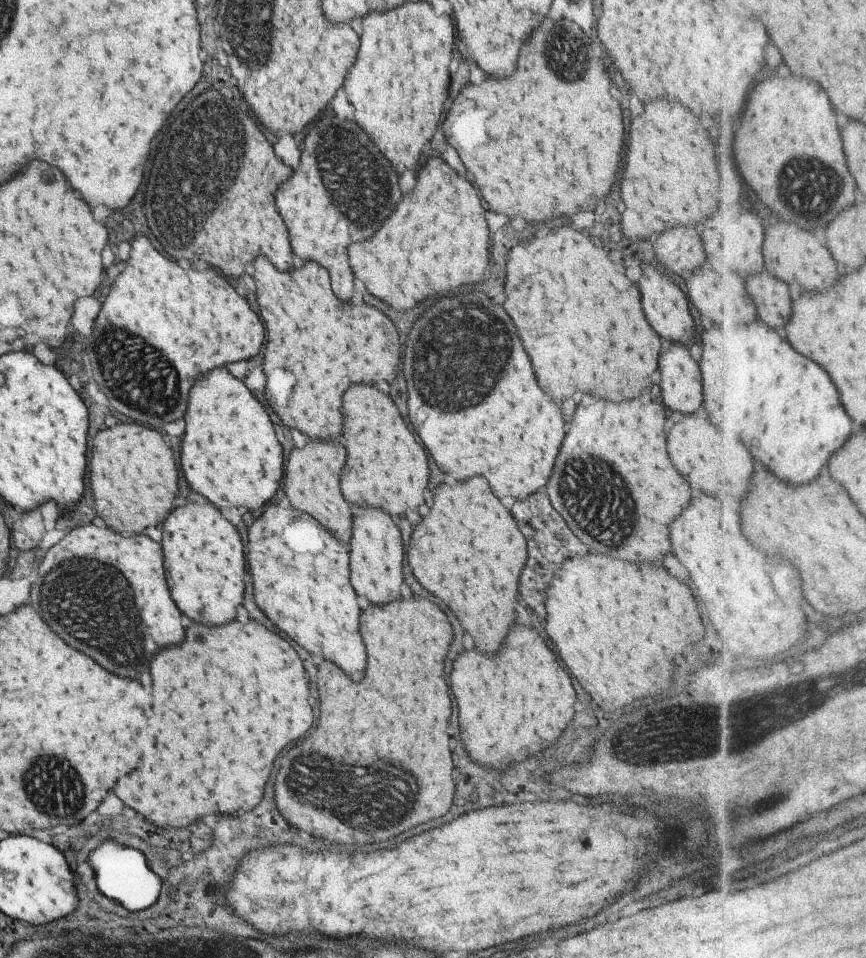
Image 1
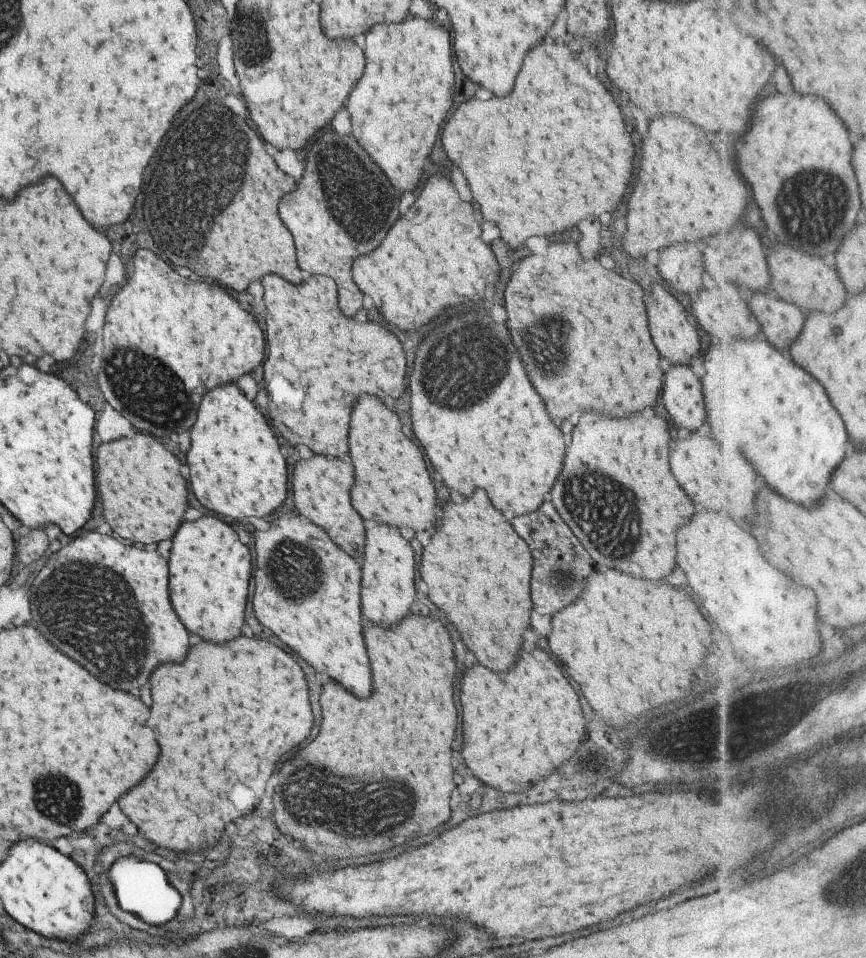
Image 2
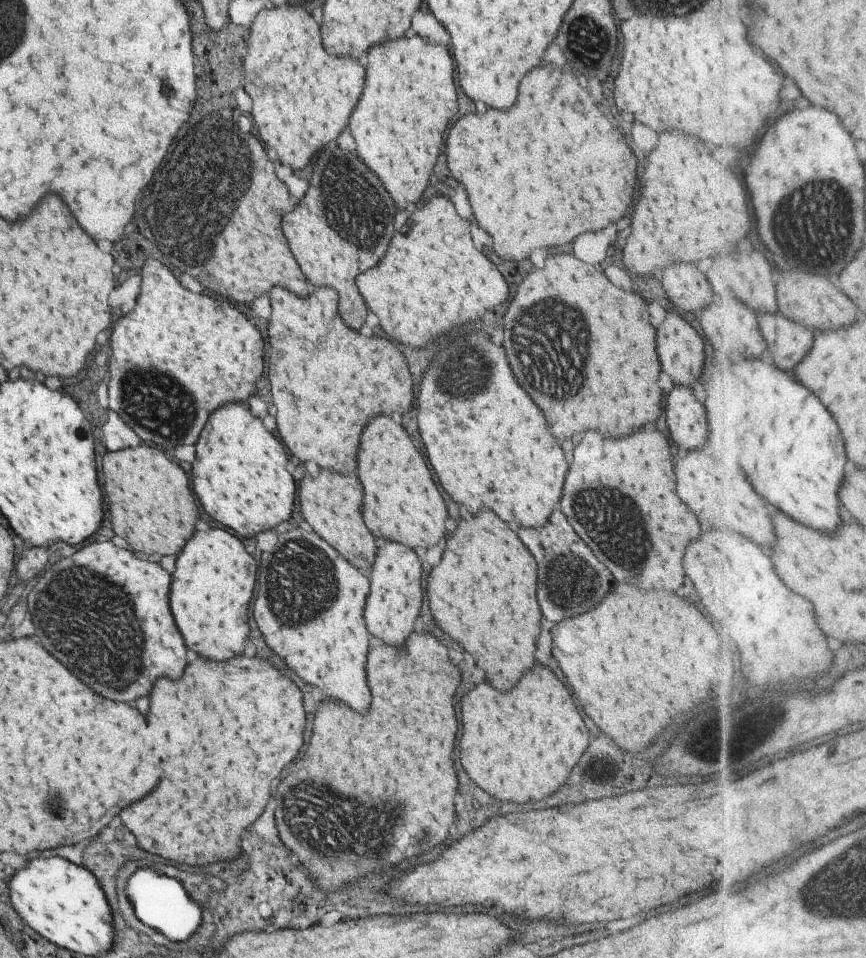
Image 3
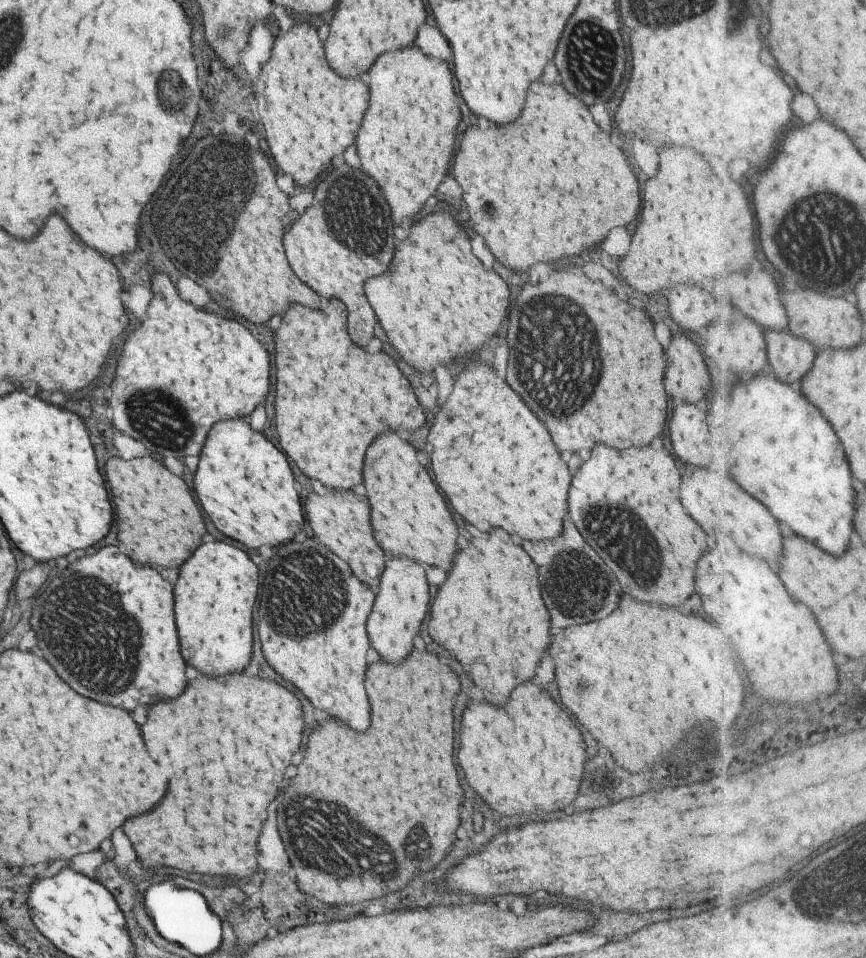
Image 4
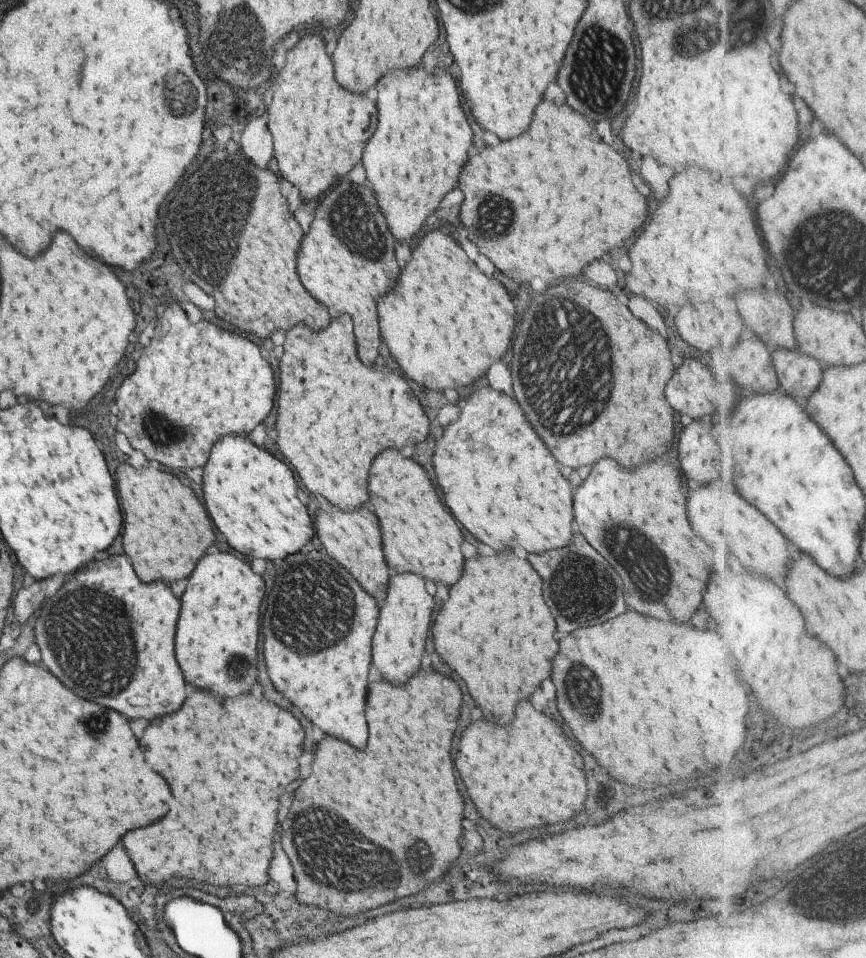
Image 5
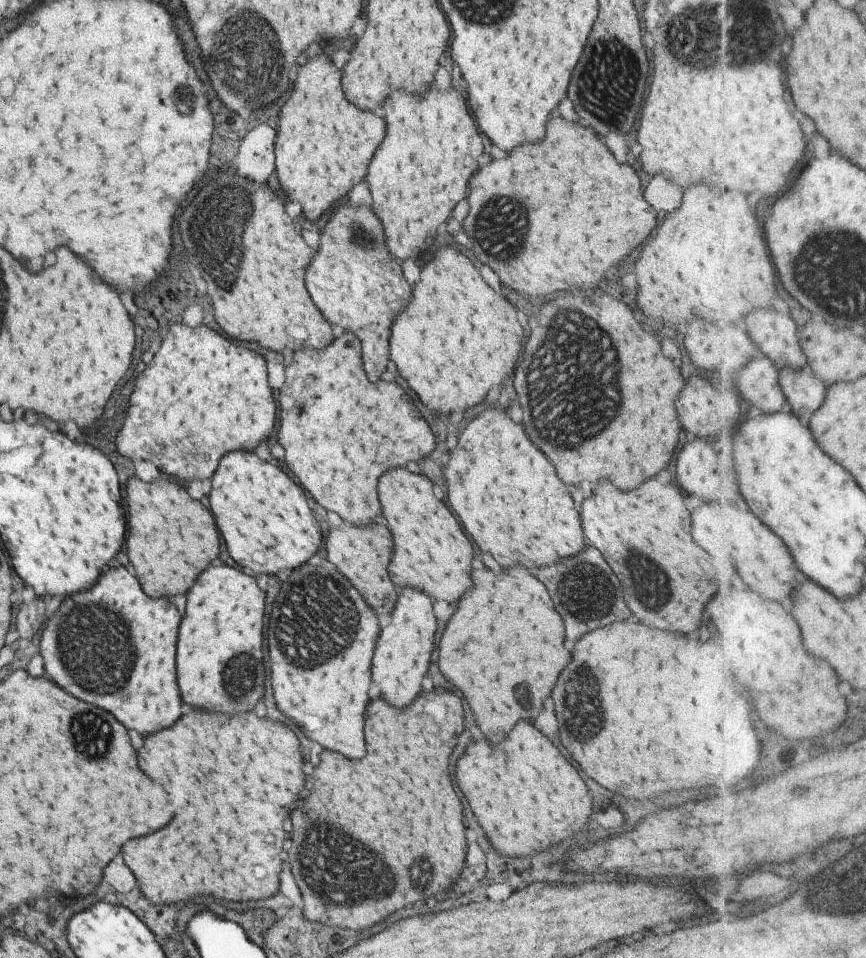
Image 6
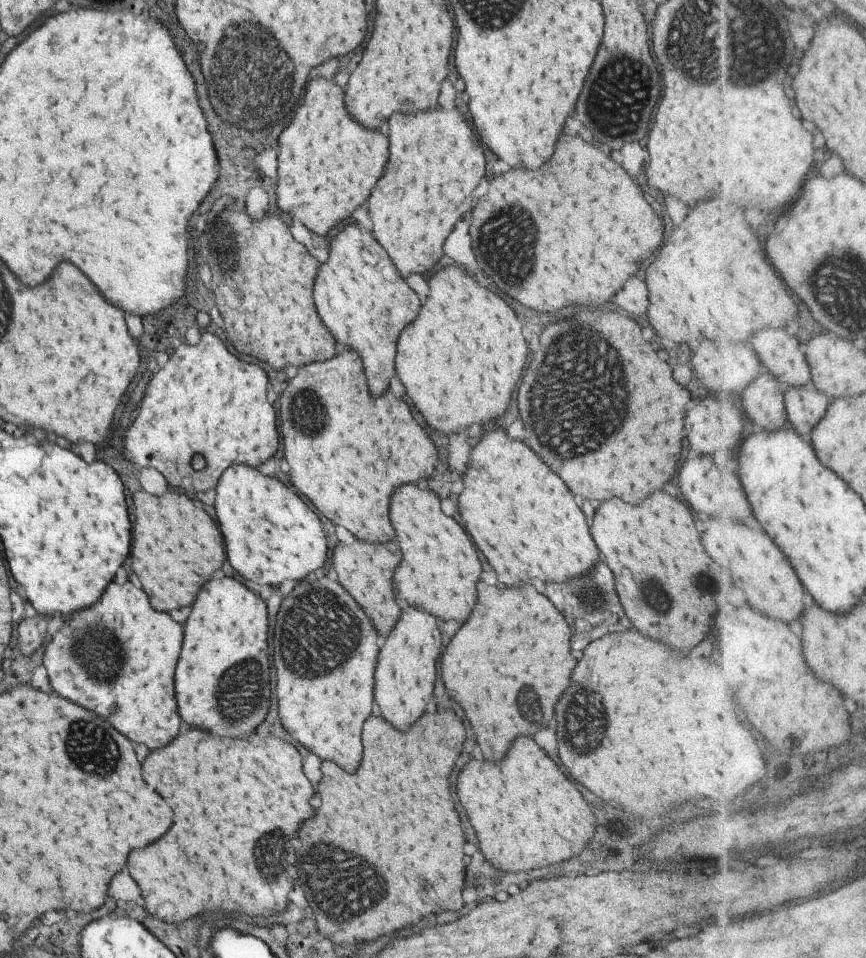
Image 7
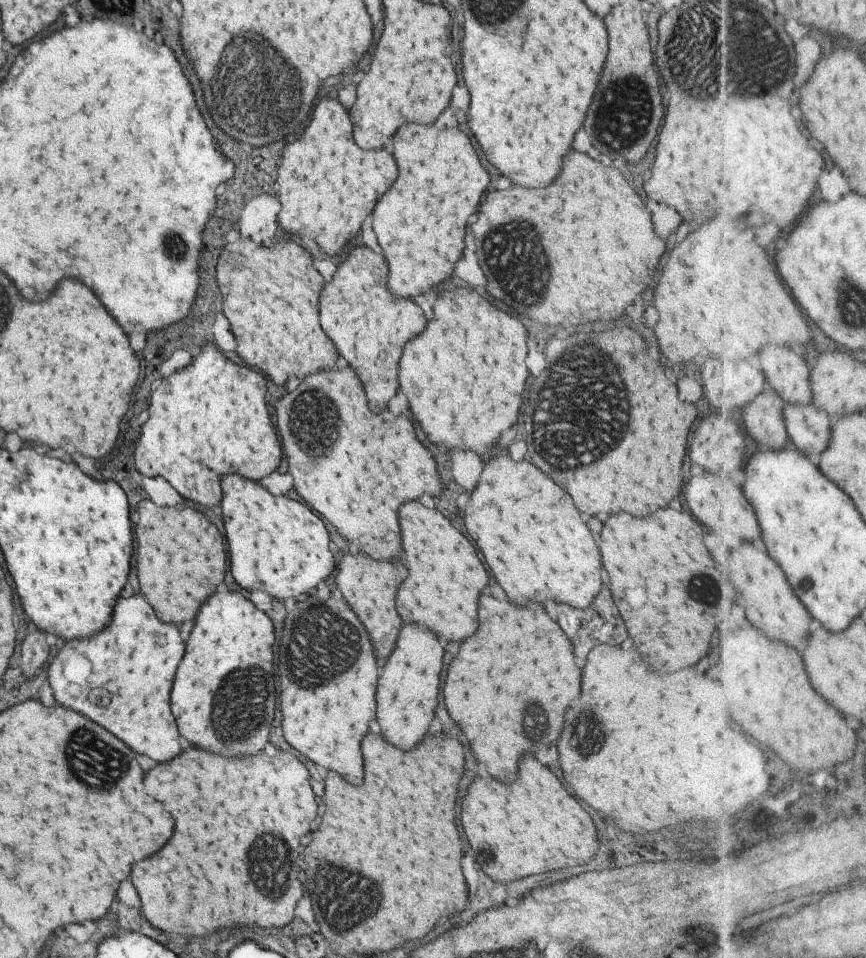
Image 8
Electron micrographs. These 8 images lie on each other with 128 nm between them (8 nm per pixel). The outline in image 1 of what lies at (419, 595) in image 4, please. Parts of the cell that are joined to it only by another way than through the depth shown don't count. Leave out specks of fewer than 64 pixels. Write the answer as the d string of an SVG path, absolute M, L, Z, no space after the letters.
M353 506L351 508L351 540L347 545L349 556L349 582L355 590L355 594L365 596L373 604L391 602L399 596L401 578L403 548L399 540L399 530L393 524L393 520L381 512L379 508L367 508L367 506Z

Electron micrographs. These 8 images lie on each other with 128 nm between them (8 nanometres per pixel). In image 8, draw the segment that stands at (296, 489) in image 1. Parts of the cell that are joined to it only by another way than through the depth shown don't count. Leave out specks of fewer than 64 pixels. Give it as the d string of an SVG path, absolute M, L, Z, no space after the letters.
M345 554L335 568L335 584L341 596L345 598L345 602L351 606L351 610L359 614L359 620L371 638L377 658L387 658L387 654L393 648L395 636L401 628L397 610L393 610L395 604L393 598L395 598L395 588L403 580L403 576L405 576L405 568L399 564L399 560L393 558L385 562L377 562L367 556Z

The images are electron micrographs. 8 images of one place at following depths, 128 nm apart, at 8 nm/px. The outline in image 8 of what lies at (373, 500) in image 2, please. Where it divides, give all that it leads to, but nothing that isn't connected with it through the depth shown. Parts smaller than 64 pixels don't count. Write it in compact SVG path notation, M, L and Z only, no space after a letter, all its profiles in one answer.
M405 502L397 510L397 520L399 520L401 546L403 546L405 566L407 566L407 578L397 586L397 594L395 594L395 606L399 616L405 618L407 622L415 622L429 628L431 632L443 636L445 640L453 640L453 642L463 640L463 636L469 636L477 624L475 592L479 596L479 590L487 584L487 574L481 560L477 558L469 540L461 532L457 532L449 524L449 520L443 518L437 510L427 510L419 502Z

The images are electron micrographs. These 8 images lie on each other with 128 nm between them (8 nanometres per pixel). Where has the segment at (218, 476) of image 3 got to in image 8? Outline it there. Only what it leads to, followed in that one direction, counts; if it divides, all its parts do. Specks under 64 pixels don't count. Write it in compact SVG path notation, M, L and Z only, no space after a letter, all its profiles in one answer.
M235 474L223 476L219 504L231 576L241 588L259 588L279 600L297 598L333 570L325 524L307 506L285 496L271 496L261 484Z

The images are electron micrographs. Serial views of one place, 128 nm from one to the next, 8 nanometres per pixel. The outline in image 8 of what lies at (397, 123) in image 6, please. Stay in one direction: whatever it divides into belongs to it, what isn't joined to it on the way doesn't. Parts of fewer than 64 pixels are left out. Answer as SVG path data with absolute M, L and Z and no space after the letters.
M403 124L401 128L397 128L391 140L393 158L397 164L397 178L389 186L389 190L375 202L375 208L371 212L373 218L371 230L375 232L383 260L389 266L386 278L387 292L395 298L397 296L411 298L451 276L453 262L461 254L465 220L475 212L477 202L489 182L489 176L487 172L483 172L479 156L471 146L469 138L461 134L457 128L439 130L433 124L431 126Z

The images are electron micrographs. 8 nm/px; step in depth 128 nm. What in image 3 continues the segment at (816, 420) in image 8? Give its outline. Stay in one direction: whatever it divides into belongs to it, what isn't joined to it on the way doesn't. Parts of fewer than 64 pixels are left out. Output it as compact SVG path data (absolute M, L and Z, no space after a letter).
M758 314L760 329L768 344L768 358L778 369L793 373L809 350L815 333L783 314Z

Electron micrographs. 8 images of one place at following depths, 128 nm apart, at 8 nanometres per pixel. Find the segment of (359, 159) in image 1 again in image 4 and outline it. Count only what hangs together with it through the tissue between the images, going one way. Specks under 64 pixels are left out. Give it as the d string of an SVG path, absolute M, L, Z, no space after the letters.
M337 158L327 170L327 176L319 178L315 190L311 206L283 234L284 253L293 274L313 292L329 300L336 298L344 304L349 338L351 342L365 346L373 336L375 316L363 294L363 282L383 272L391 260L395 244L389 206L369 176L347 164L337 164Z

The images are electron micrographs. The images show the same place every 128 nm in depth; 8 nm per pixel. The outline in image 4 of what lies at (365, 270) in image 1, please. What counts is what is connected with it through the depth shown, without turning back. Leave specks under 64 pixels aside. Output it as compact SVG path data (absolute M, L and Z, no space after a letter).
M447 212L429 214L415 222L405 240L397 246L387 270L381 276L363 282L363 294L373 308L389 344L409 366L419 372L429 372L439 362L449 362L455 356L483 346L483 342L497 332L509 304L505 282L495 272L485 270L483 264L473 256L463 228Z

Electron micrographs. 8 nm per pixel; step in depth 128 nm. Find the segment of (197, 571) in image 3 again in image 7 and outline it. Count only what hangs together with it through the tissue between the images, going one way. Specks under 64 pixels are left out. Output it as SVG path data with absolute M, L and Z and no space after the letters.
M233 578L205 582L193 610L183 624L181 652L175 666L175 702L181 720L189 726L209 730L217 736L247 736L267 714L269 700L269 660L267 660L267 612L259 596Z

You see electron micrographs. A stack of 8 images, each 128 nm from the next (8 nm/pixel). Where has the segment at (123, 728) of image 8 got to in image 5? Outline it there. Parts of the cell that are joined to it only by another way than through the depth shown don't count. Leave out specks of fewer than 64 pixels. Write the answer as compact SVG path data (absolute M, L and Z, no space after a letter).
M115 554L107 556L105 560L91 560L81 570L77 570L77 574L69 576L69 580L71 582L61 584L53 600L43 600L43 606L37 614L33 636L41 652L41 664L83 700L85 696L91 696L87 700L113 708L129 720L151 720L161 714L175 712L185 700L185 682L173 656L173 636L179 602L171 594L171 590L163 586L163 582L143 584L133 574L129 560Z

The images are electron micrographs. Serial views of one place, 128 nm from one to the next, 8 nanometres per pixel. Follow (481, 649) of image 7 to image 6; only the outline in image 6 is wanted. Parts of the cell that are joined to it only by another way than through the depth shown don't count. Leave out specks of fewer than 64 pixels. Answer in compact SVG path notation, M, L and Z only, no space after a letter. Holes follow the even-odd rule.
M519 566L499 570L499 574L495 576L493 572L481 568L471 572L471 586L459 598L457 608L445 624L443 634L437 642L439 670L445 680L461 690L471 710L485 712L487 724L479 726L481 730L489 730L483 732L483 736L491 744L497 744L507 734L511 724L515 724L519 718L533 720L533 716L537 714L537 706L549 694L551 686L557 680L557 674L569 660L569 652L563 648L561 642L563 622L553 610L541 582L537 582L525 568ZM479 584L489 588L477 588ZM525 658L529 658L529 662L525 662ZM491 662L495 668L501 668L497 670L501 674L505 672L505 666L511 666L511 680L489 678Z

